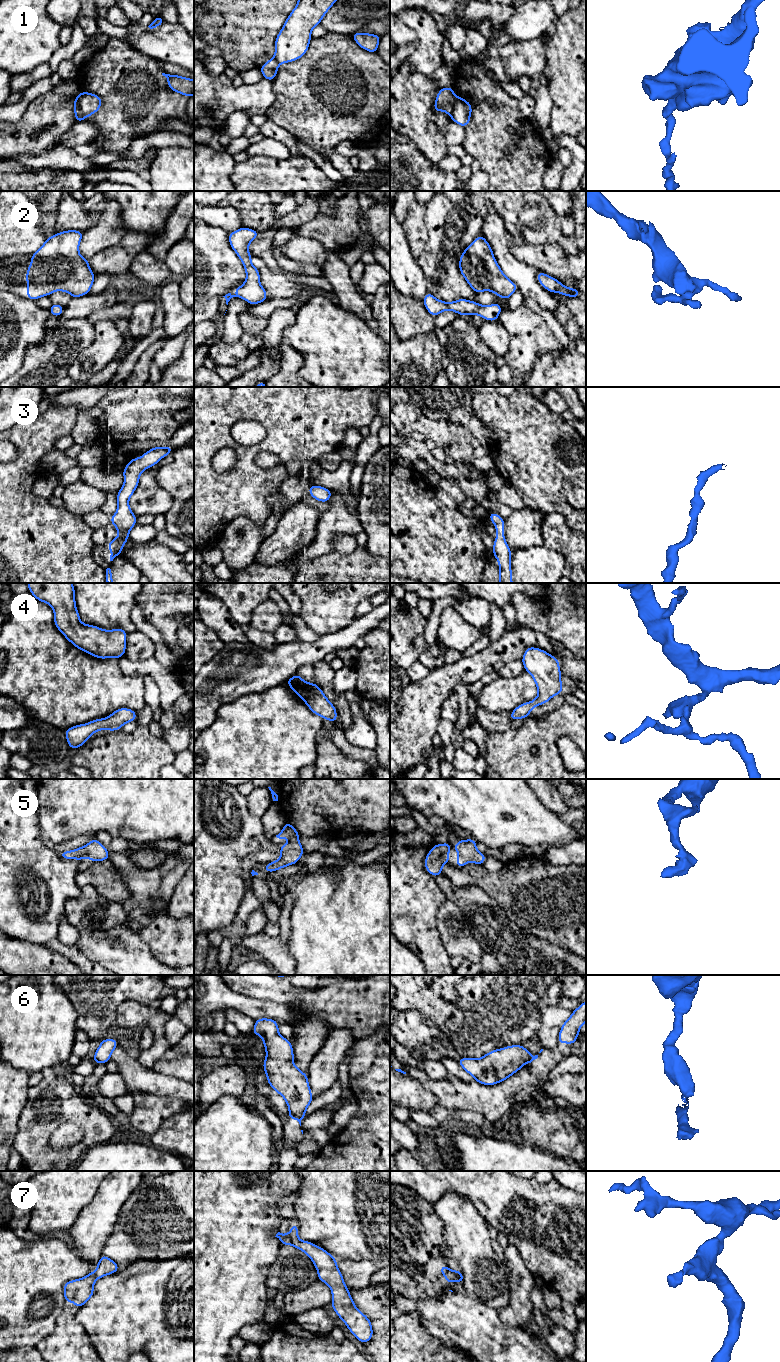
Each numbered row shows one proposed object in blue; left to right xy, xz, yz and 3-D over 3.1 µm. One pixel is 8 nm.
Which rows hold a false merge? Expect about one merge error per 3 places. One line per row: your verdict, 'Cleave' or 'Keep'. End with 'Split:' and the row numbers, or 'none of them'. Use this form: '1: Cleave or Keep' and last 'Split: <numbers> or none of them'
1: Cleave
2: Keep
3: Keep
4: Keep
5: Keep
6: Cleave
7: Cleave
Split: 1, 6, 7

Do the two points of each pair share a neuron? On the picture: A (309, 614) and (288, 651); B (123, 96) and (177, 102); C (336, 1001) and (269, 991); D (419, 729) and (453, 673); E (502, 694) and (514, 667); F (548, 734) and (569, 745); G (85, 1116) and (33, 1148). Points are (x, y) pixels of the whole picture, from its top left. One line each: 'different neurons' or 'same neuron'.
A: different neurons
B: same neuron
C: same neuron
D: same neuron
E: different neurons
F: different neurons
G: same neuron

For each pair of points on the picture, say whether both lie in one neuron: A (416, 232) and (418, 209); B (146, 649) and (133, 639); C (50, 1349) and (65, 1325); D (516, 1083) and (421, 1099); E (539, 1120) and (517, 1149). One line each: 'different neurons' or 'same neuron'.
A: same neuron
B: same neuron
C: same neuron
D: different neurons
E: different neurons

